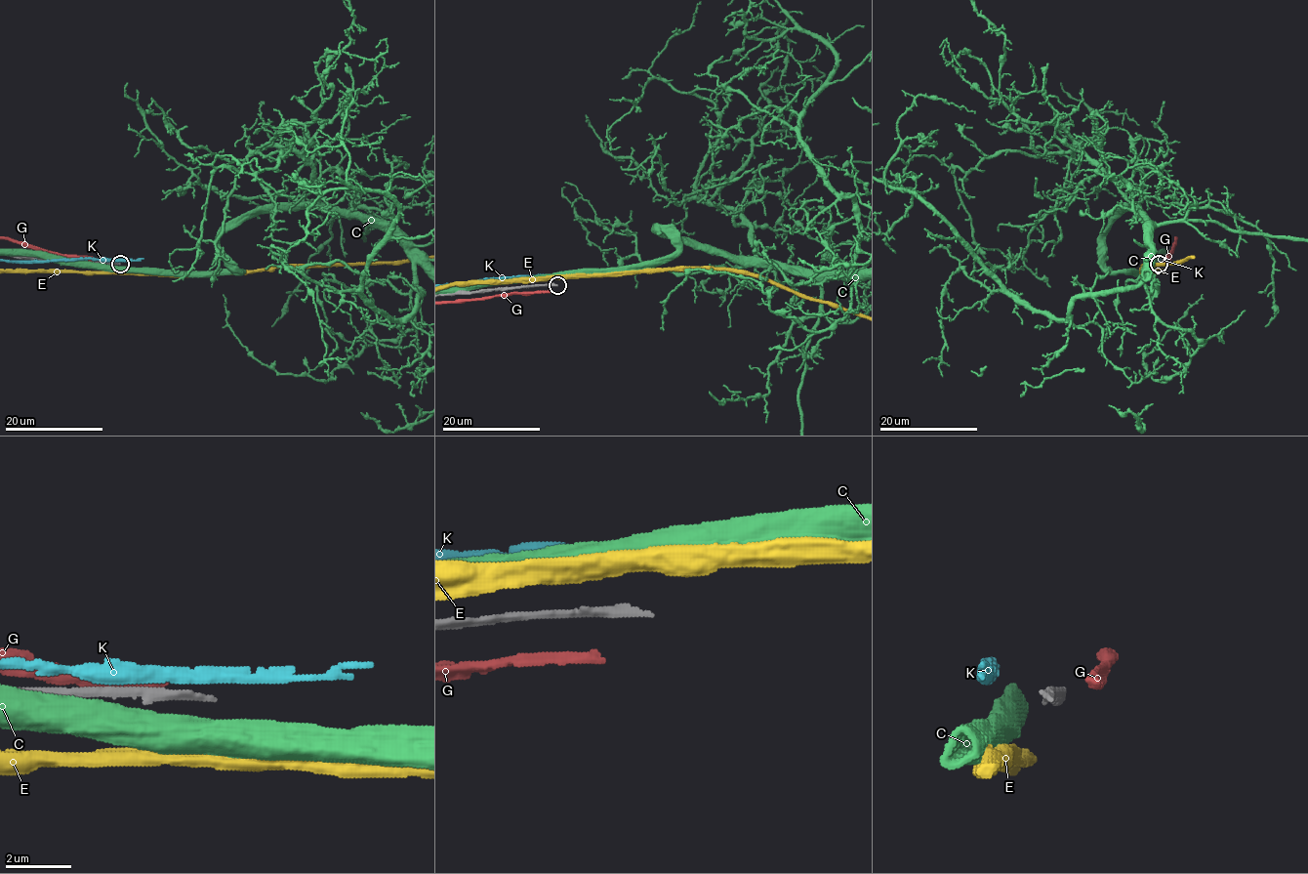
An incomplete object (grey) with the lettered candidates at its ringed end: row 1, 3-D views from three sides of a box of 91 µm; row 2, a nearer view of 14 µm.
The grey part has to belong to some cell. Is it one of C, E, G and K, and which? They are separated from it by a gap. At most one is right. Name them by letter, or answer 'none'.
none

